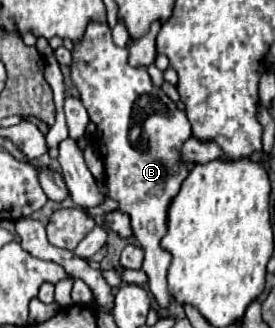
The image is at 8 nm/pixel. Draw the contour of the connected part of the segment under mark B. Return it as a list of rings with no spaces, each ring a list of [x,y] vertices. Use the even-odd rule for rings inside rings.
[[[89,22],[85,28],[81,40],[73,44],[73,62],[71,62],[71,80],[75,88],[79,90],[79,98],[83,106],[89,112],[91,122],[97,126],[97,136],[95,136],[95,148],[103,158],[105,164],[105,184],[107,184],[107,196],[113,198],[119,204],[121,212],[127,212],[131,216],[131,228],[135,238],[139,240],[143,252],[145,252],[145,262],[143,262],[143,272],[147,274],[147,290],[153,296],[155,304],[159,310],[169,308],[169,292],[167,292],[167,270],[171,262],[171,254],[165,252],[159,242],[167,234],[167,210],[169,202],[179,194],[181,182],[189,176],[189,164],[181,162],[181,146],[185,140],[193,136],[191,124],[185,112],[181,112],[171,98],[165,96],[161,88],[157,88],[149,74],[147,68],[133,68],[129,66],[127,58],[129,52],[127,48],[119,48],[111,40],[111,28],[107,22]],[[139,126],[141,138],[145,140],[145,148],[135,148],[129,140],[131,130]]]

